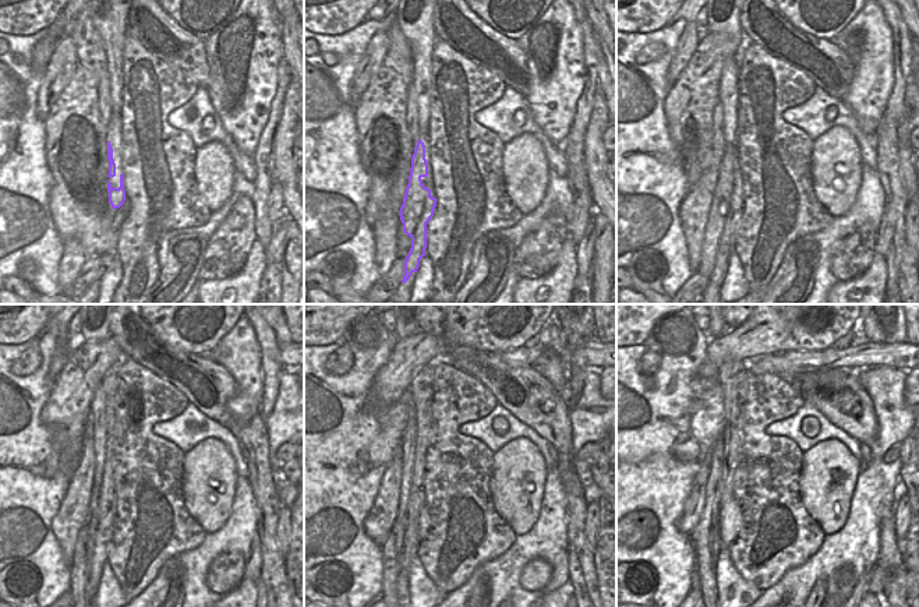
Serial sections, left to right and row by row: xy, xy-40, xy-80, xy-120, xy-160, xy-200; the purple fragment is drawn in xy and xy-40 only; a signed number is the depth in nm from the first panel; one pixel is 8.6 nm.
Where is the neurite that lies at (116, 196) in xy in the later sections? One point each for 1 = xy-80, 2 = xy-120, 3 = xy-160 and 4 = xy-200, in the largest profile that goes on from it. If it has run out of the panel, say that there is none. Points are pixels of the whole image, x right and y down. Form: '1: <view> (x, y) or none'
1: xy-80 (727, 204)
2: xy-120 (101, 525)
3: xy-160 (421, 385)
4: xy-200 (734, 377)

